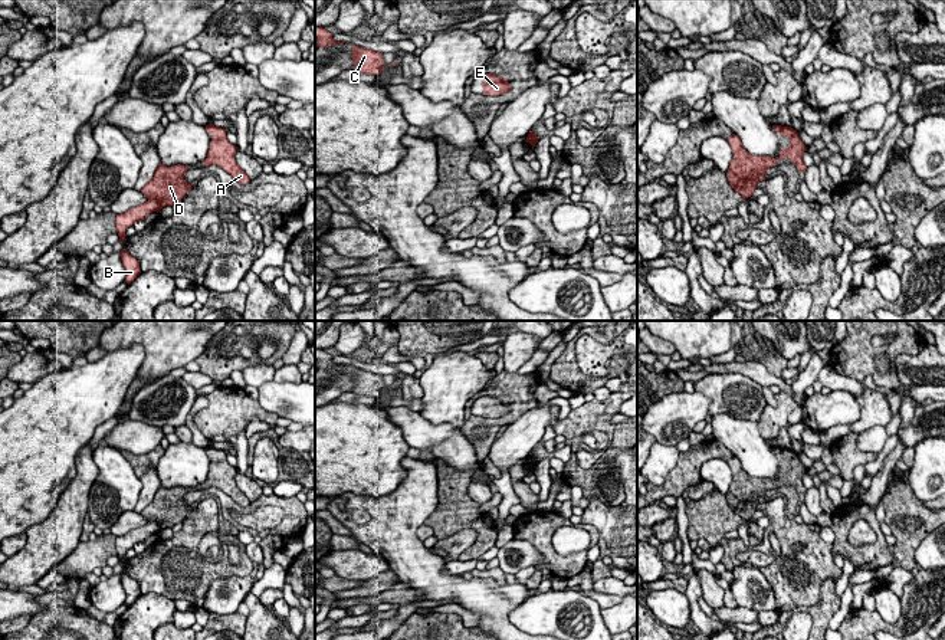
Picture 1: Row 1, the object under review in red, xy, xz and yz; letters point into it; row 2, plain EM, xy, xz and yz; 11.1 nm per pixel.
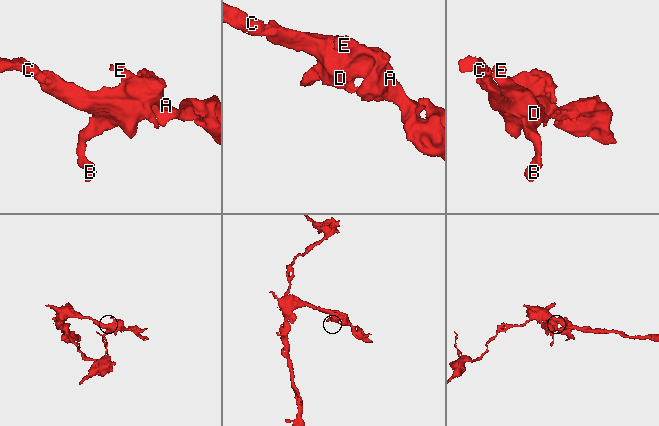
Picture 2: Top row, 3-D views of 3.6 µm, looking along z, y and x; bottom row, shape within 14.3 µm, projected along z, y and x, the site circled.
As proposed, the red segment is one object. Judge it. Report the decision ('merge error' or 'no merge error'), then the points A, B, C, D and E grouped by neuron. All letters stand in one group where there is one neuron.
no merge error; A B C D E

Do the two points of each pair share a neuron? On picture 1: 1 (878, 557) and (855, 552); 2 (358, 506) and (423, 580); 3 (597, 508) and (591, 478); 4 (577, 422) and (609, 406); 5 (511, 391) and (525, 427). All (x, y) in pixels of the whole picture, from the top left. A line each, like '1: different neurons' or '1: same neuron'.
1: same neuron
2: same neuron
3: different neurons
4: same neuron
5: different neurons

